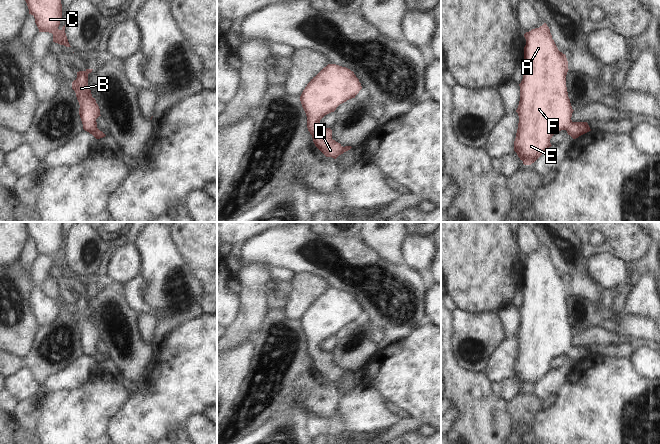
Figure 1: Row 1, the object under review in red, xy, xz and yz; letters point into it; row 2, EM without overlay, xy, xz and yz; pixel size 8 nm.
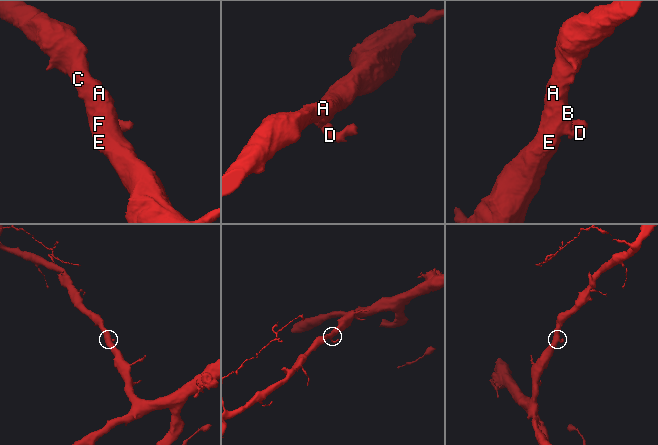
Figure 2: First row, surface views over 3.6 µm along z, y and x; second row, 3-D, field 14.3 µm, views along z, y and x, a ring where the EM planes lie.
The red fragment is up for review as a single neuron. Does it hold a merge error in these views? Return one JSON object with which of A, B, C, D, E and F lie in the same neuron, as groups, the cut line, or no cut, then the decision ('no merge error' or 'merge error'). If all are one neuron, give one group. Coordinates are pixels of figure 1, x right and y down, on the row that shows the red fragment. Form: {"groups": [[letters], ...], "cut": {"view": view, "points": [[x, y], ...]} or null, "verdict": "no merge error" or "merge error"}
{"groups": [["A", "B", "C", "D", "E", "F"]], "cut": null, "verdict": "no merge error"}

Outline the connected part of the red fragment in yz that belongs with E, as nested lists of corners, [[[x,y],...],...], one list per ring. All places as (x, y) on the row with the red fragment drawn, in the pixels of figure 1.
[[[546,23],[524,34],[524,73],[520,86],[520,101],[516,112],[519,116],[514,141],[514,151],[524,165],[534,163],[549,147],[550,139],[561,130],[566,130],[573,139],[591,131],[587,122],[573,122],[573,109],[568,97],[566,75],[568,61],[552,39]]]

